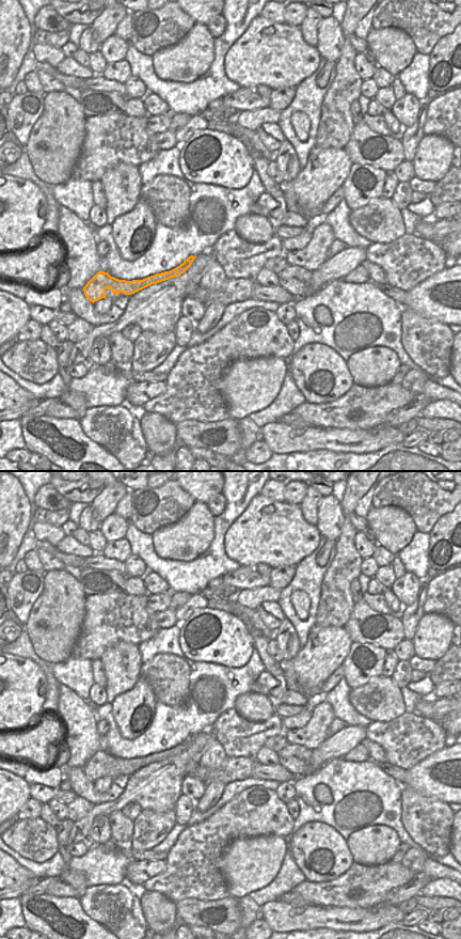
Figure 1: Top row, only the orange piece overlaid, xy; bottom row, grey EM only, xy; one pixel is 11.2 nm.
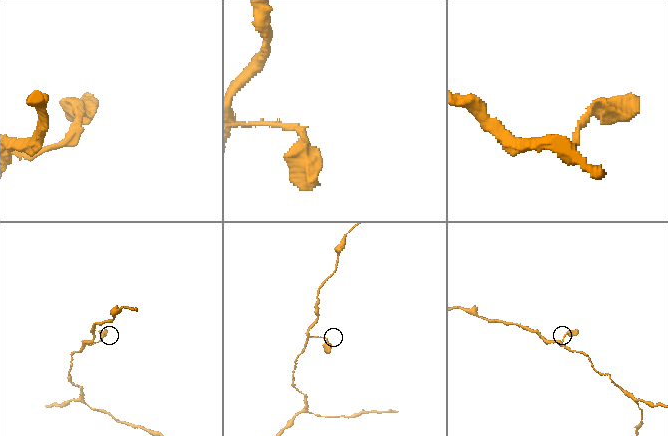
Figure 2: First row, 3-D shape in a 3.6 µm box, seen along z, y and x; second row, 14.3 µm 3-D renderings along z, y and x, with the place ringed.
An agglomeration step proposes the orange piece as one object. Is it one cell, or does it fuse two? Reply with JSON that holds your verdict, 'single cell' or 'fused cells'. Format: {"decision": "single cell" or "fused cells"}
{"decision": "single cell"}

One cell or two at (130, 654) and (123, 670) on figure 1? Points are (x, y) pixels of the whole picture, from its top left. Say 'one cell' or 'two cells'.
one cell

